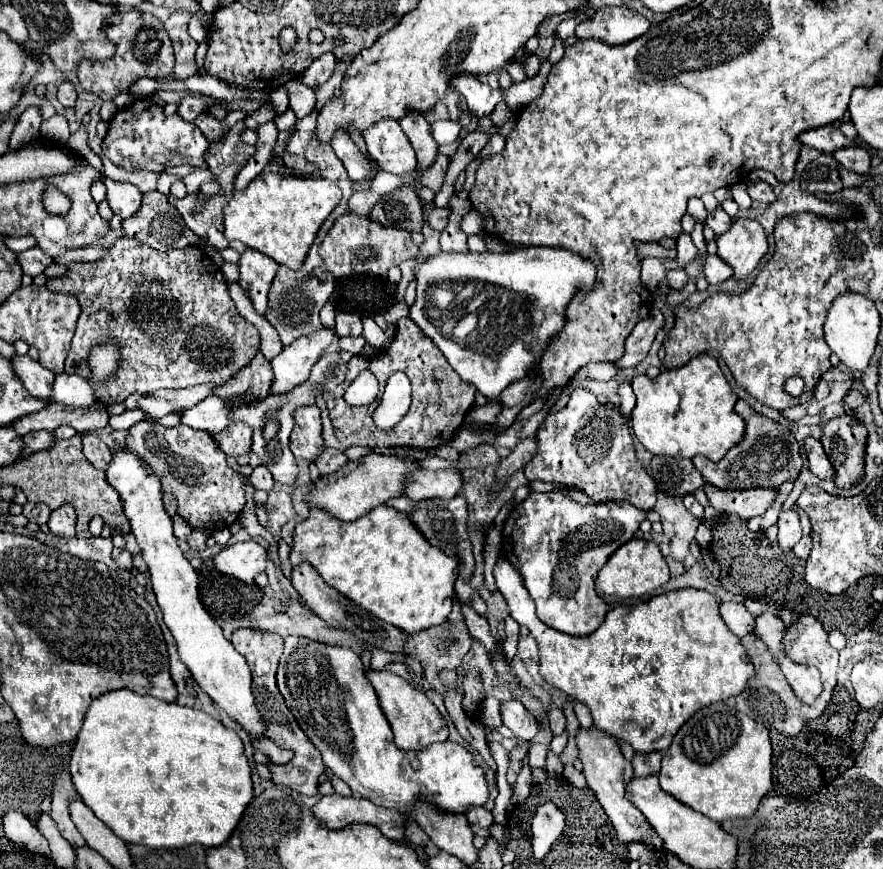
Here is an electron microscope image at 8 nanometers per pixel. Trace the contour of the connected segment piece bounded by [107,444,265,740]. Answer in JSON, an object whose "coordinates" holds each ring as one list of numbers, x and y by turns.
{"coordinates":[[115,444,115,448,117,450,111,454,113,458,107,468,107,480,119,494,125,516,131,524,131,534,137,538,141,546,141,555,148,566,157,604,163,612,165,624,177,640,181,660,187,664,201,690,221,710,225,710,227,716,233,722,237,722,249,738,265,738,265,722,259,714,251,690,251,670,245,658,239,652,235,652,231,642,223,636,219,624,201,604,198,592,199,578,181,548,177,546,177,538,173,536,173,520,163,506,163,490,159,476,155,476,143,462,143,458,135,456,135,452,131,452,127,446,119,448]]}

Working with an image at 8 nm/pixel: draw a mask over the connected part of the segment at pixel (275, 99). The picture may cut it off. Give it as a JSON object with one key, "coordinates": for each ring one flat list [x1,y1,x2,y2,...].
{"coordinates":[[279,88,275,92,271,92,271,102,275,106,275,112,277,114,283,114,289,106,289,98,287,98,287,90,285,88]]}

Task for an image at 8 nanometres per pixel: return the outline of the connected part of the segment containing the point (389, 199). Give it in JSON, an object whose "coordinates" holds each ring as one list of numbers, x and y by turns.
{"coordinates":[[401,186,383,196,371,210,369,218,383,226,399,226,407,232,421,232,425,218,419,196,413,188]]}

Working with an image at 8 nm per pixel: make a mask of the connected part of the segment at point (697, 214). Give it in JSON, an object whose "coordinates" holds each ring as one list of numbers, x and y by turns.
{"coordinates":[[691,198,691,200,689,200,687,212,689,212,697,222,705,222,705,218,707,218,707,210,705,210,705,206,703,206,703,202,701,202,699,198]]}

